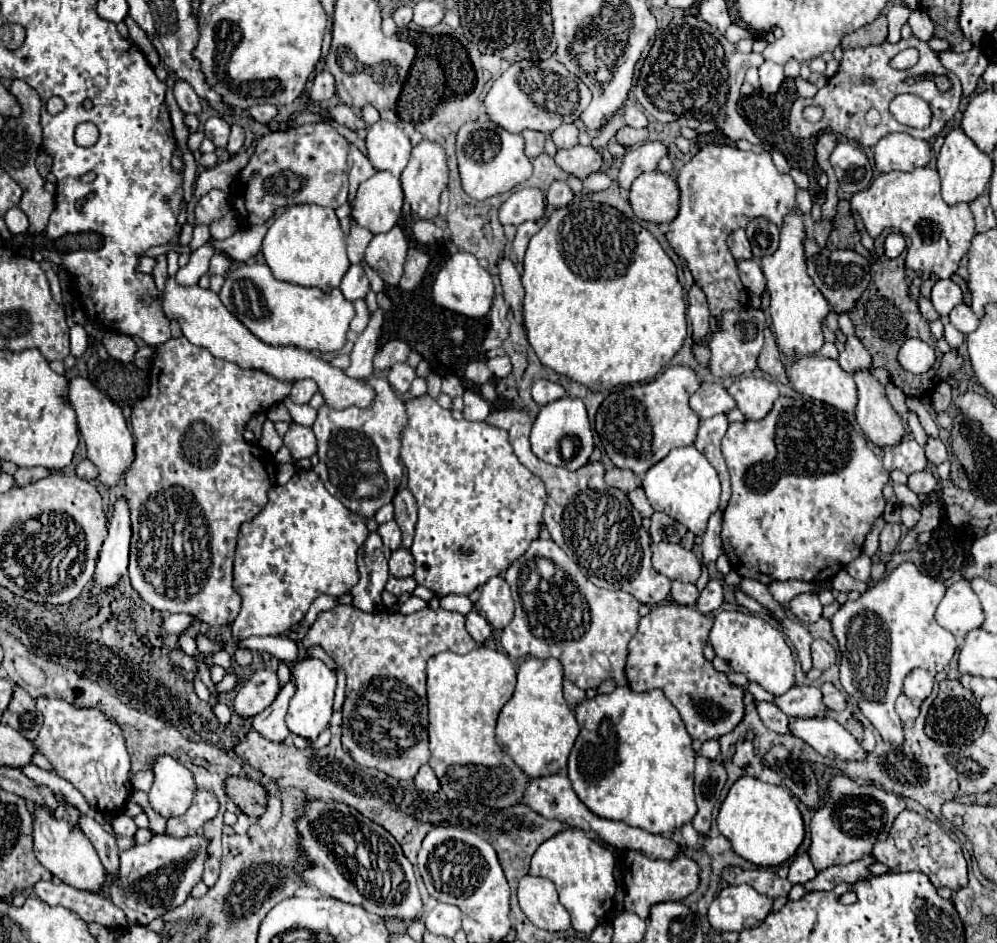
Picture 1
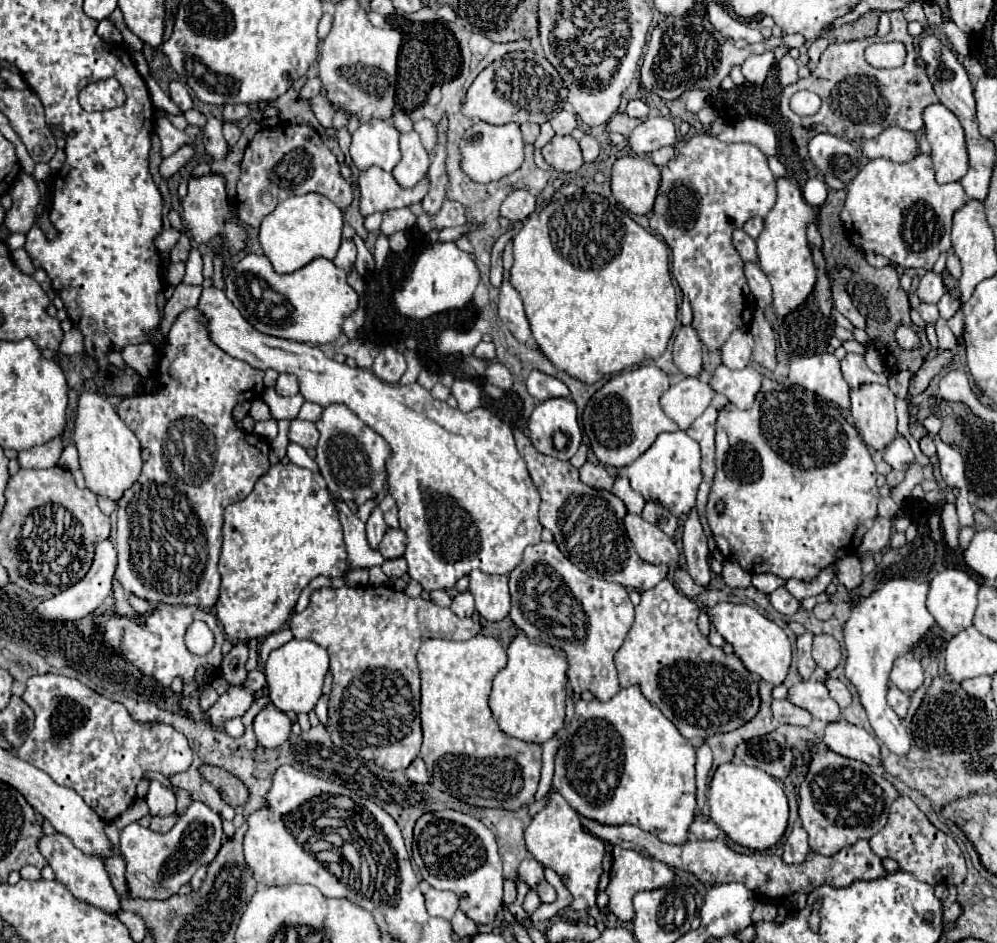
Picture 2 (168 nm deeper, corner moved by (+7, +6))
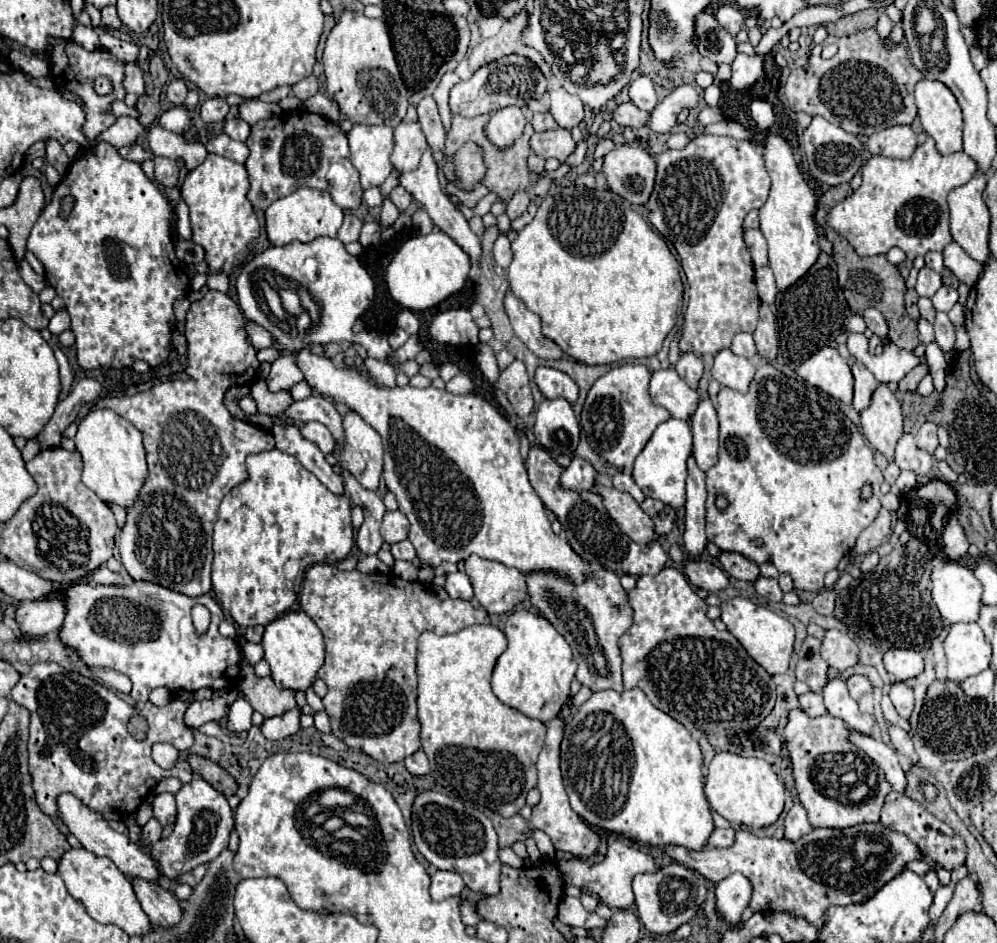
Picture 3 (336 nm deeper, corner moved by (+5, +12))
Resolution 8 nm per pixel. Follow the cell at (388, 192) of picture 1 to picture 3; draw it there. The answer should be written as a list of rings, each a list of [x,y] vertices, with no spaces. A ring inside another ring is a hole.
[[[430,148],[424,152],[416,172],[400,172],[398,186],[402,186],[406,192],[410,192],[414,196],[414,200],[418,200],[426,208],[426,212],[436,222],[436,226],[442,232],[446,232],[448,236],[452,236],[452,240],[456,240],[456,244],[460,244],[460,248],[464,248],[464,252],[470,256],[472,262],[478,262],[478,258],[480,258],[480,238],[470,230],[466,218],[456,210],[456,206],[450,202],[448,194],[442,192],[442,186],[440,186],[440,180],[438,180],[438,168],[436,168],[436,162],[432,158]]]

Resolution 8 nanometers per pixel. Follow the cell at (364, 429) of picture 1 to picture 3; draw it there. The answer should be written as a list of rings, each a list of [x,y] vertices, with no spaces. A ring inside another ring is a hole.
[[[348,412],[344,416],[344,444],[336,446],[338,466],[350,472],[366,490],[378,490],[382,456],[380,434],[360,414]]]

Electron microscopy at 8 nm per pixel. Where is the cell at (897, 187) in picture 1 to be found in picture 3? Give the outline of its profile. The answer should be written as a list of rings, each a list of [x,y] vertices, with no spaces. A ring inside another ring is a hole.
[[[928,138],[914,150],[908,160],[896,160],[886,156],[872,156],[862,166],[864,182],[842,200],[828,214],[828,224],[840,232],[860,256],[886,254],[898,246],[904,250],[906,260],[912,262],[930,250],[942,252],[952,242],[948,228],[948,192],[964,186],[976,172],[976,164],[956,152],[952,156],[940,156],[934,140]]]

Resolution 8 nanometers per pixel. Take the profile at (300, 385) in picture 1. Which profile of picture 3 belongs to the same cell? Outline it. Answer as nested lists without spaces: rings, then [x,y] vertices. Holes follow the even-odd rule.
[[[282,354],[270,370],[270,376],[266,378],[266,384],[270,388],[270,392],[278,392],[278,390],[290,390],[294,384],[302,382],[304,376],[300,372],[300,368],[294,362],[292,354]]]

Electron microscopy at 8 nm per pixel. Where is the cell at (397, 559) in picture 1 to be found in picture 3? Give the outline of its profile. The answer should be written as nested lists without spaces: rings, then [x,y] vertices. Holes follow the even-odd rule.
[[[386,512],[380,534],[390,546],[408,538],[408,518],[402,512]]]

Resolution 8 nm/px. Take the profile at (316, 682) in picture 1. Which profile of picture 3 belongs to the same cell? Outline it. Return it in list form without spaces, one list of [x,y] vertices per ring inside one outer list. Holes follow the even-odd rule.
[[[302,610],[288,612],[286,616],[272,620],[266,626],[262,646],[264,646],[264,660],[270,664],[272,680],[276,682],[278,688],[306,692],[314,684],[318,670],[324,664],[326,650],[324,650],[322,634],[320,634],[318,626]]]

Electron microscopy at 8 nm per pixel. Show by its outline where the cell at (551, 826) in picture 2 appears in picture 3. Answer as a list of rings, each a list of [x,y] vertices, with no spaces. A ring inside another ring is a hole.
[[[568,704],[562,708],[560,716],[548,722],[548,734],[546,734],[546,744],[538,756],[538,790],[542,794],[540,802],[532,808],[532,818],[530,826],[536,830],[542,830],[544,834],[550,836],[552,844],[556,850],[568,852],[578,860],[586,860],[590,856],[598,854],[600,846],[600,834],[594,830],[590,824],[586,824],[576,812],[572,812],[568,804],[568,796],[562,784],[562,774],[560,774],[560,742],[562,742],[562,728],[564,728],[564,718],[568,716]]]

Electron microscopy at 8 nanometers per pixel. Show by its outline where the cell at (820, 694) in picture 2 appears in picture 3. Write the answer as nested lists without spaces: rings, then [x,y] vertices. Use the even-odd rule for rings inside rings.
[[[840,678],[828,680],[826,686],[822,688],[822,698],[824,698],[824,706],[826,706],[828,714],[842,718],[852,730],[858,730],[864,734],[872,732],[874,716],[862,714],[858,710],[858,704],[850,698],[844,680],[840,680]]]

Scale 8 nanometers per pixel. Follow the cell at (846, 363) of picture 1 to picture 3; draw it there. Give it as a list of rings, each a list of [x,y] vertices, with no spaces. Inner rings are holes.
[[[858,360],[850,368],[852,368],[852,374],[854,374],[854,402],[852,402],[852,406],[860,412],[860,410],[864,410],[870,404],[870,396],[876,390],[878,380]]]

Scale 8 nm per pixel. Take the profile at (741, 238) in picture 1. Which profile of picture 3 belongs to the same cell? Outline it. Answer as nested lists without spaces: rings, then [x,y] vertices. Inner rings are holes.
[[[744,230],[744,242],[752,254],[752,262],[754,266],[766,266],[768,258],[766,258],[766,240],[762,236],[760,230]]]

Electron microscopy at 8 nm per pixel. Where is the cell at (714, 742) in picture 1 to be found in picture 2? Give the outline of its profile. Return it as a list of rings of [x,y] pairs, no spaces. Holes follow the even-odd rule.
[[[702,744],[700,748],[698,748],[698,752],[696,752],[697,761],[695,765],[696,769],[696,787],[697,787],[697,808],[700,809],[700,814],[702,814],[702,818],[708,819],[706,815],[706,807],[707,807],[707,779],[708,772],[710,772],[710,768],[712,768],[712,750],[706,746],[706,744]]]

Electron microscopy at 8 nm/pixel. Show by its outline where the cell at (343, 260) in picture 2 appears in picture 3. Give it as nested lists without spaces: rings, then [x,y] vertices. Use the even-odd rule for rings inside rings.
[[[346,214],[344,216],[344,224],[338,230],[338,240],[342,244],[356,242],[358,240],[358,234],[360,234],[360,228],[362,228],[362,222],[354,214]]]

